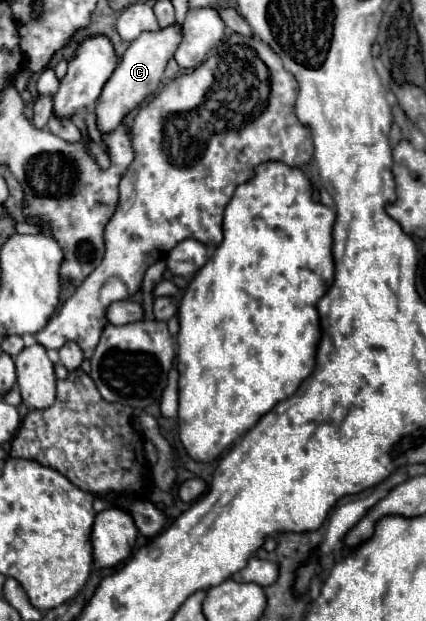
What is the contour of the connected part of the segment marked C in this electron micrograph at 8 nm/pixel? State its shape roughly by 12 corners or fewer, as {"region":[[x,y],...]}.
{"region":[[181,23],[131,41],[95,109],[115,129],[159,87]]}

